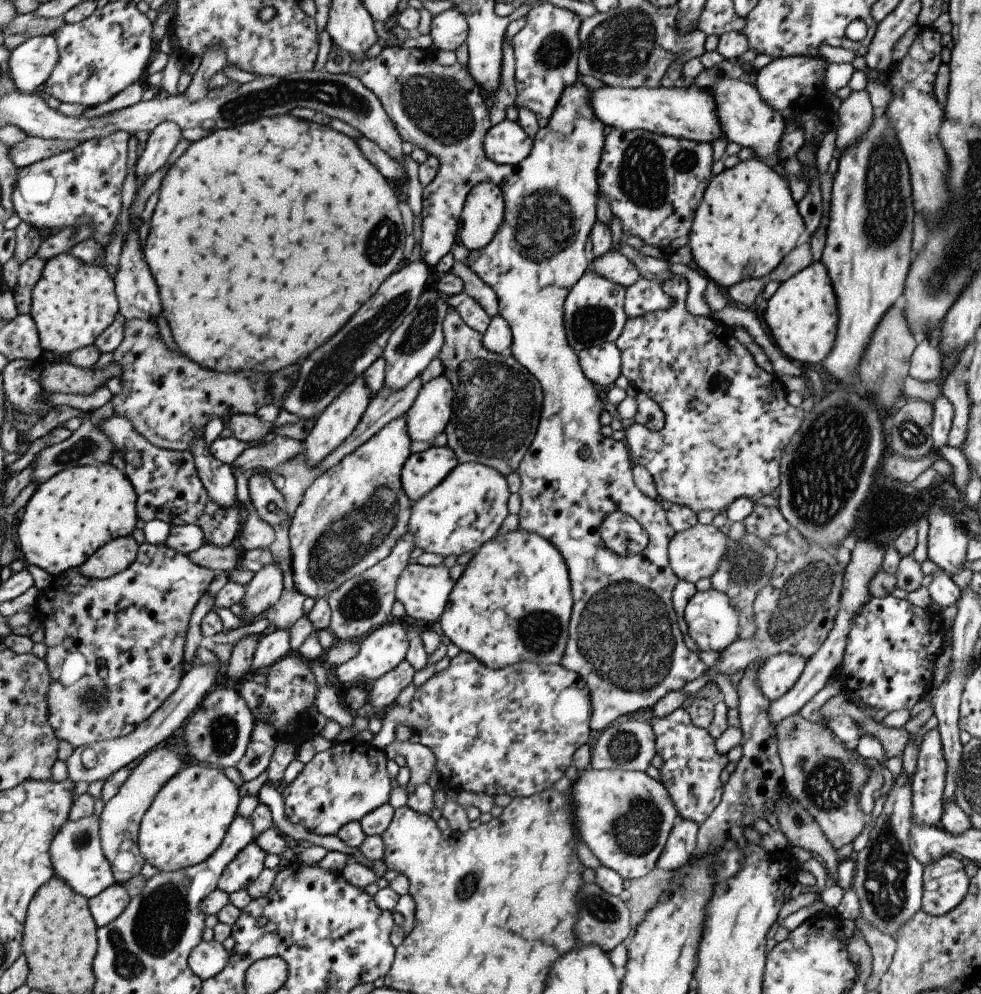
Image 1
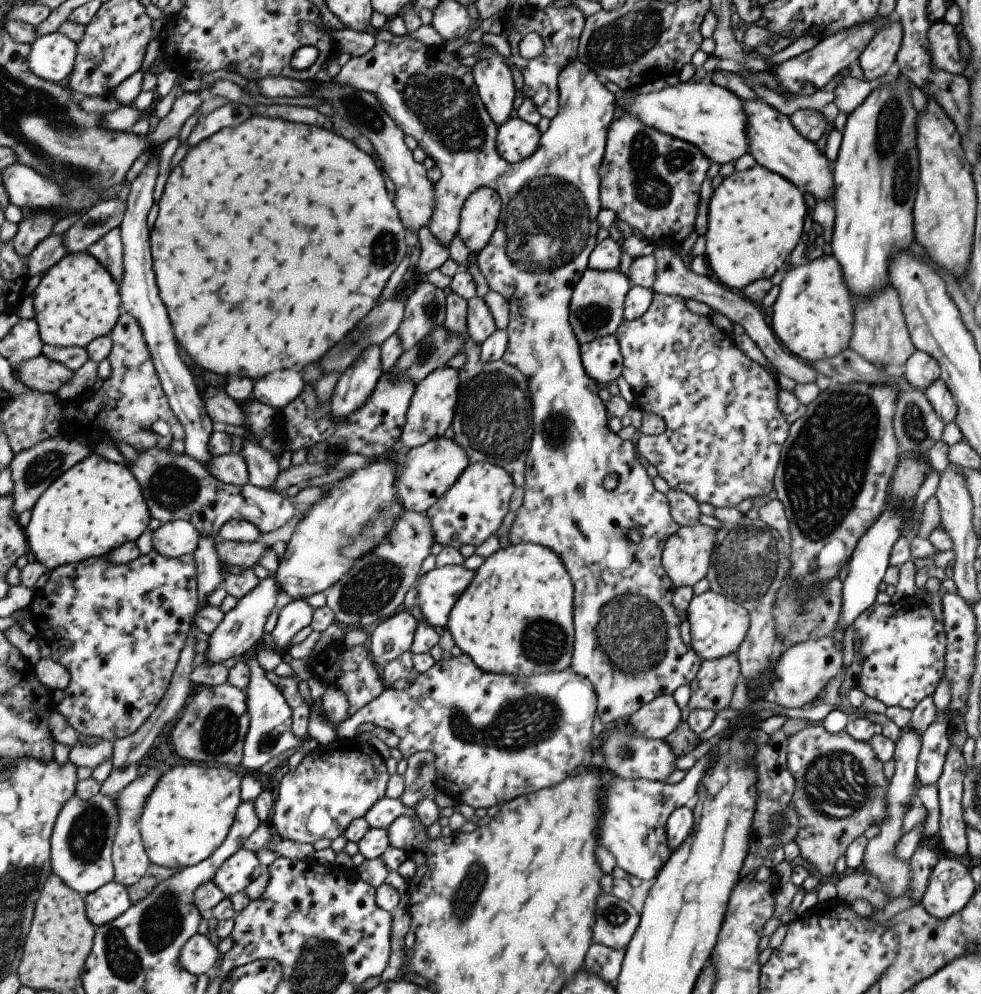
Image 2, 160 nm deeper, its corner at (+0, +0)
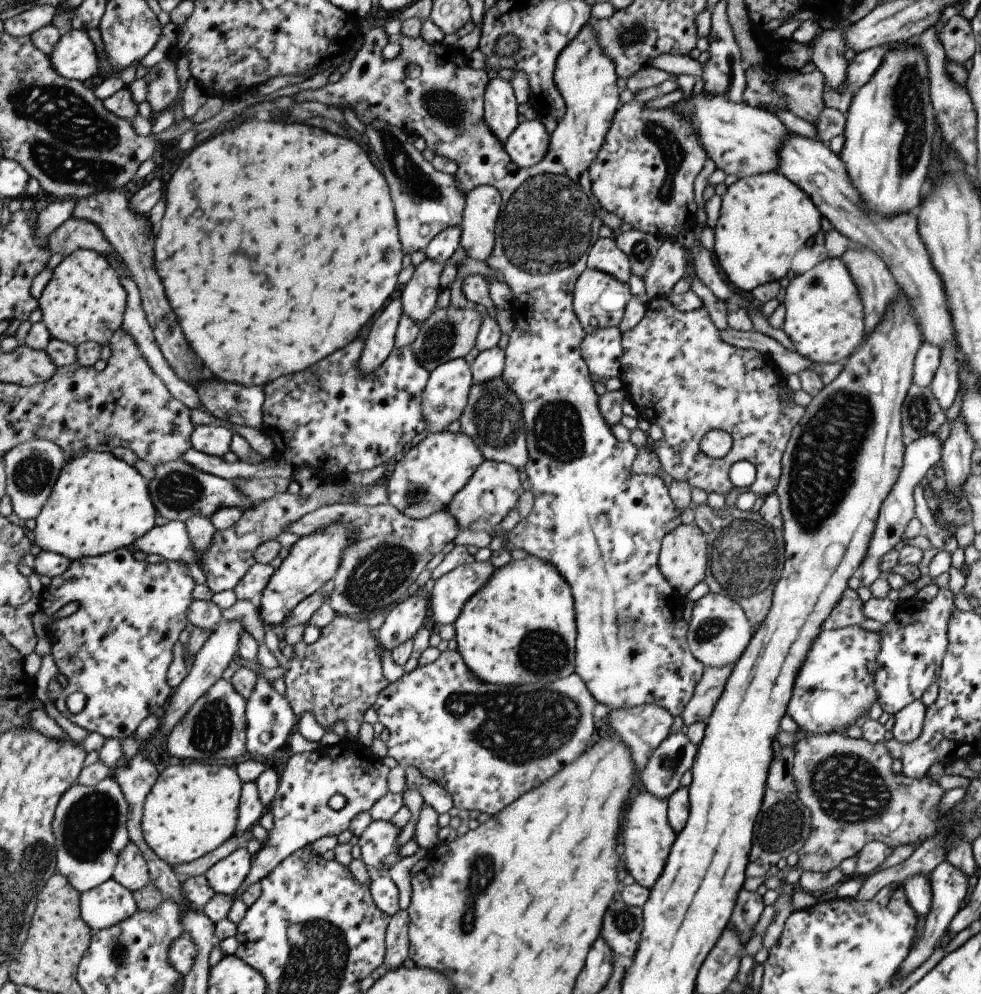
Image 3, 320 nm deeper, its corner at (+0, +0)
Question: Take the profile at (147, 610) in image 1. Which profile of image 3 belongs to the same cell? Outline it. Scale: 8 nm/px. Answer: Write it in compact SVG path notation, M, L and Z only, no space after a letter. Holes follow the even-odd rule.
M128 548L74 560L65 574L52 579L39 595L43 612L53 615L65 604L78 604L72 615L55 620L51 627L53 632L47 638L59 672L66 678L66 687L53 702L62 716L89 733L96 732L104 739L116 738L119 741L131 735L145 717L159 717L173 691L165 681L165 672L173 658L171 647L188 622L185 613L193 600L193 586L186 566L177 561L163 560L160 564L135 561ZM73 692L82 692L85 696L84 708L75 714L67 708L67 698Z

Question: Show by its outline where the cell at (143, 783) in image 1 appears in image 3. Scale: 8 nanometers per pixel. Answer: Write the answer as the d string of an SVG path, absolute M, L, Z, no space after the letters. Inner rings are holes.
M128 842L117 855L111 879L118 881L133 893L145 886L151 876L149 866L136 844Z

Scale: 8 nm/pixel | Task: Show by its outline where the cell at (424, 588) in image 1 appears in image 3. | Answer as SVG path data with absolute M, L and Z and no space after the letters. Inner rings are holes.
M490 560L474 561L436 579L427 596L433 620L439 625L453 624L467 599L488 581L493 571Z

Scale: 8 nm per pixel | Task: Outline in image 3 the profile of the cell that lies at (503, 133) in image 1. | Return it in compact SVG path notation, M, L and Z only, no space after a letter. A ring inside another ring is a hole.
M536 118L520 122L503 144L511 162L519 168L532 167L547 152L550 136Z

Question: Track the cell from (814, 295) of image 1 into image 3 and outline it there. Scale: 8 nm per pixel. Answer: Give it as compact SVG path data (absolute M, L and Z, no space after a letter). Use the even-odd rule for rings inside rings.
M825 257L803 274L789 276L785 290L782 330L793 348L813 363L843 365L849 353L864 338L862 302L845 265L838 258Z

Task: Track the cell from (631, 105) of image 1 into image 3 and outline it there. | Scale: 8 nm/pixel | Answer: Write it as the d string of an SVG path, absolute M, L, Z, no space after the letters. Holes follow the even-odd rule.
M703 92L690 94L688 102L683 102L681 98L671 107L682 117L689 119L692 125L695 124L694 131L715 169L719 168L726 175L733 174L740 179L775 171L778 167L778 152L790 132L771 111L750 107L743 102L732 103L723 97Z

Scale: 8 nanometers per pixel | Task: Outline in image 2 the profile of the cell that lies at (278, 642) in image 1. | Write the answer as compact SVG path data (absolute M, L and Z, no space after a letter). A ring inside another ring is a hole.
M295 599L285 605L279 611L273 630L265 638L268 645L277 652L289 647L291 637L310 623L312 612L313 609L305 599Z

